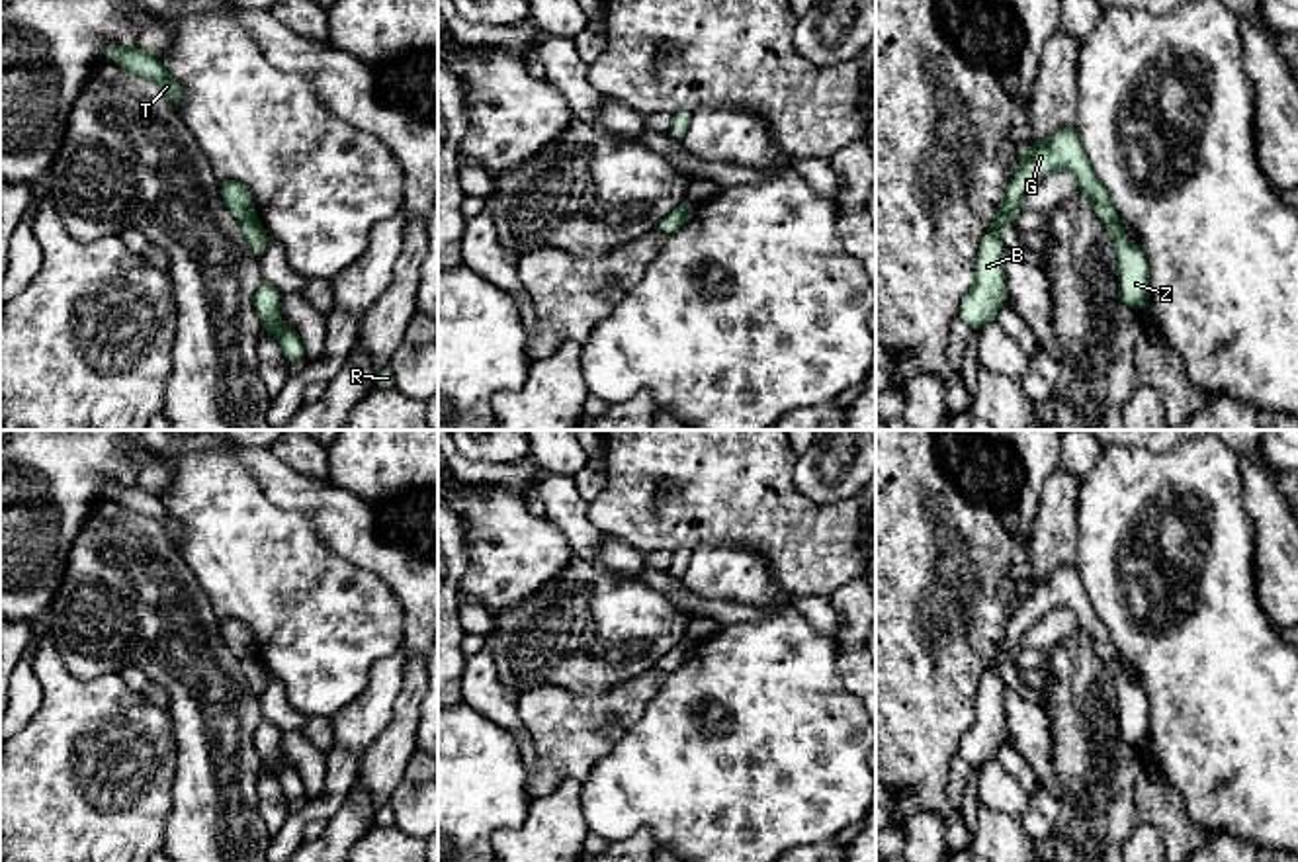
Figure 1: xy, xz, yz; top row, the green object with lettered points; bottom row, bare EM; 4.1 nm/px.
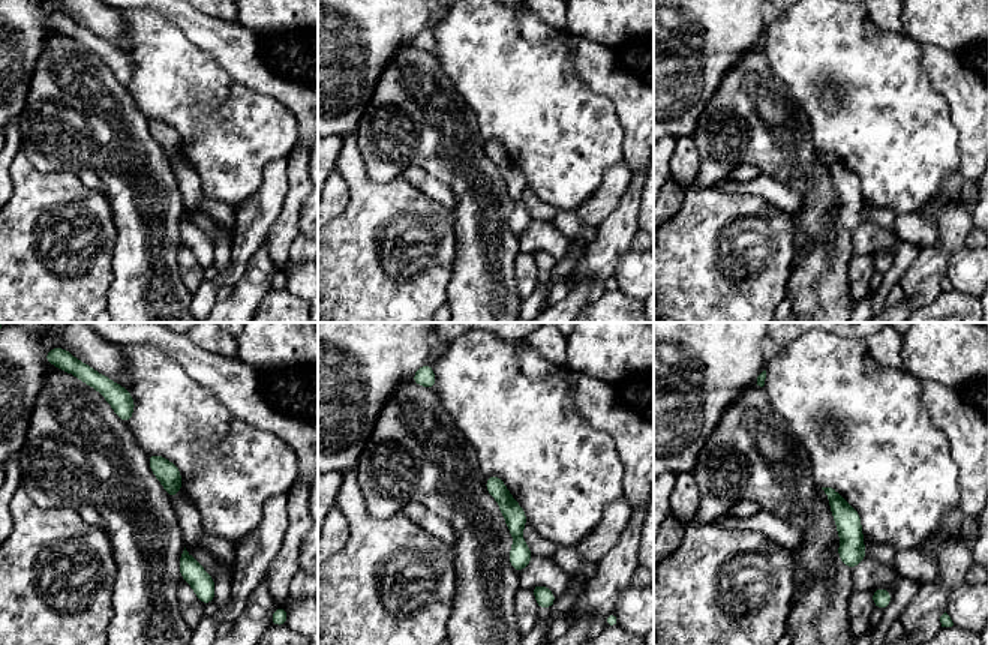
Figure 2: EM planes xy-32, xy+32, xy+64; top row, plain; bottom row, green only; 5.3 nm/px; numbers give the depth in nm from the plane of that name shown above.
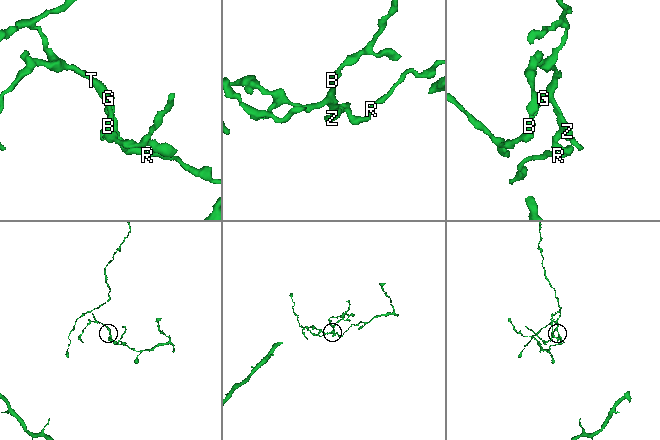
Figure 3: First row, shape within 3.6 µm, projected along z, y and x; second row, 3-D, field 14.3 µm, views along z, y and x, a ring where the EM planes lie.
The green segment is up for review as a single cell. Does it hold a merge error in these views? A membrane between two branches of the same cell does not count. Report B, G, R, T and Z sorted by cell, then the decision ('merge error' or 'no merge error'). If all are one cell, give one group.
B G R T Z; no merge error

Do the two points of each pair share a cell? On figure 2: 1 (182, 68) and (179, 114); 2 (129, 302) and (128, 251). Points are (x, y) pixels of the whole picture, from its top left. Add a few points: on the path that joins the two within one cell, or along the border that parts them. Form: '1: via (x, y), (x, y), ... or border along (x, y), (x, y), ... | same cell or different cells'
1: via (182, 80), (183, 102) | same cell
2: via (129, 290), (126, 279), (128, 263) | same cell

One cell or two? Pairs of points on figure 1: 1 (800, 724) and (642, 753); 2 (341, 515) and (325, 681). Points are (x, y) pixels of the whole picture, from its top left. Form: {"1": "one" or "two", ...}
{"1": "one", "2": "two"}

